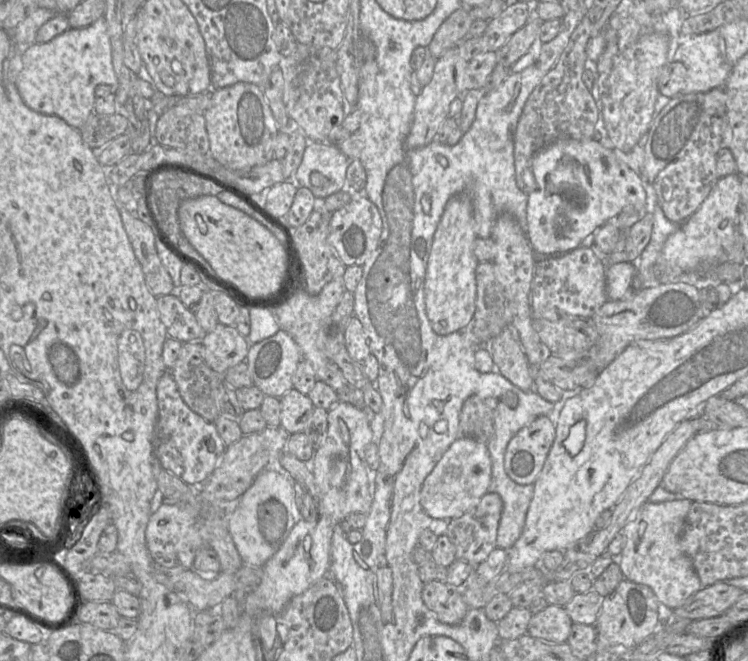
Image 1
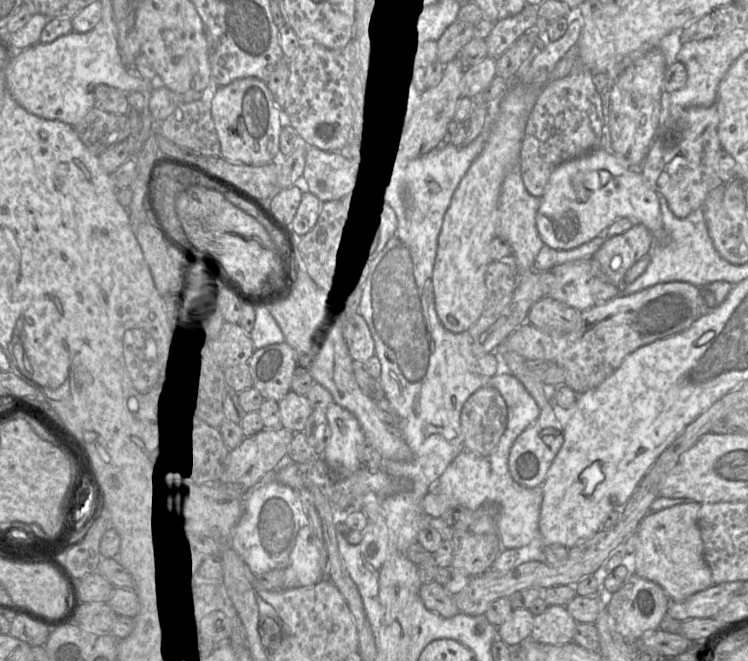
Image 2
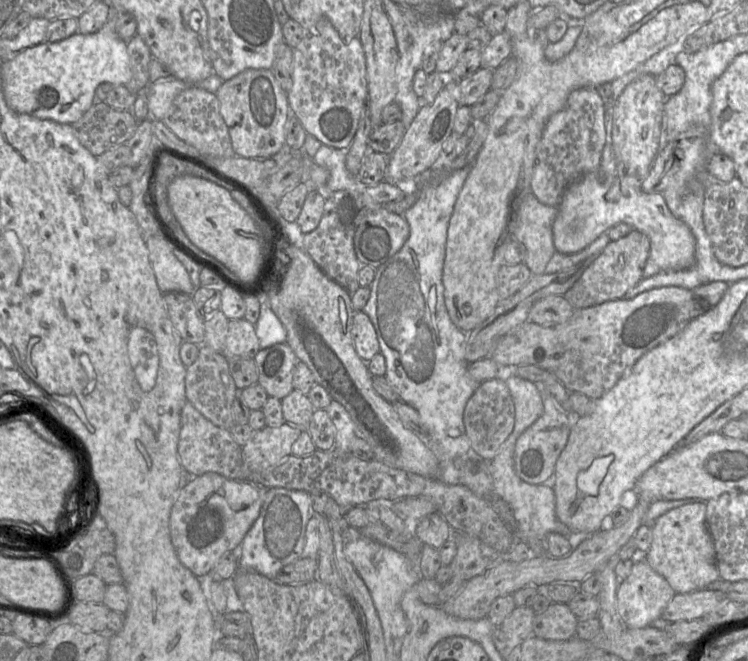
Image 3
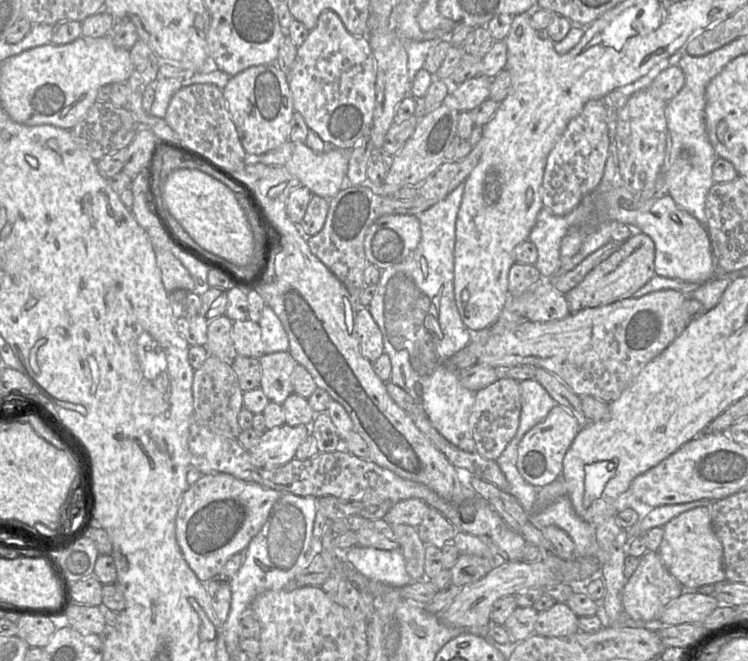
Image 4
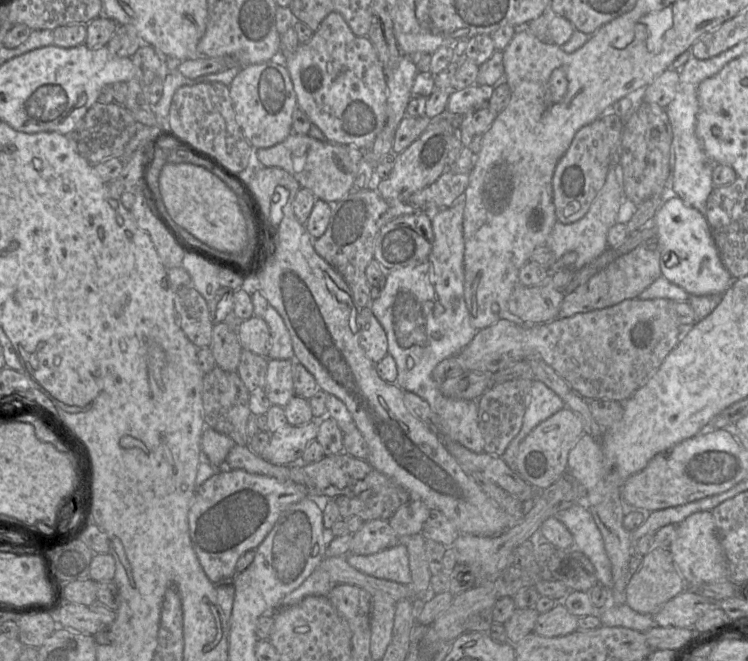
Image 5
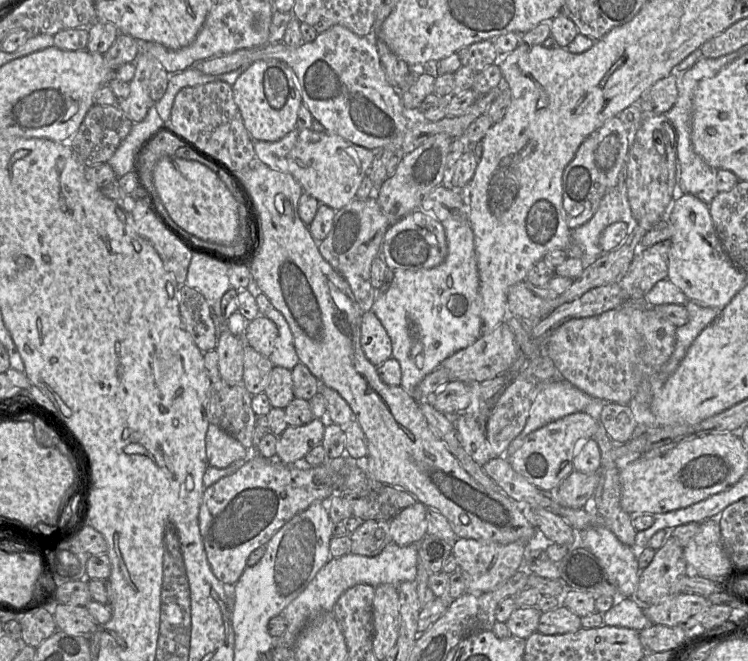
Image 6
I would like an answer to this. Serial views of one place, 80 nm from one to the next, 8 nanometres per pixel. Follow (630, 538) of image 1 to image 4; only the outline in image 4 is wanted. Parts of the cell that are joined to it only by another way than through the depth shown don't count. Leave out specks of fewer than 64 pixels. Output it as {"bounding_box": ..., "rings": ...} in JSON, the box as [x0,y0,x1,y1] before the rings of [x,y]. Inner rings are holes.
{"bounding_box":[657,507,726,590],"rings":[[[697,507],[681,513],[666,523],[663,531],[657,552],[663,565],[684,590],[696,590],[704,585],[726,581],[723,546],[714,532],[710,507]]]}

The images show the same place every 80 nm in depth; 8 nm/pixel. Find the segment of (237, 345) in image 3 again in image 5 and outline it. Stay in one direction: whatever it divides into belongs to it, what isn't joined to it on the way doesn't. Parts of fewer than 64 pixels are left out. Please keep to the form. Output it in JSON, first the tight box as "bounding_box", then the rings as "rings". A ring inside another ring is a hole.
{"bounding_box":[237,316,271,358],"rings":[[[252,316],[243,320],[237,329],[237,336],[244,350],[267,358],[271,337],[269,327],[262,317]]]}

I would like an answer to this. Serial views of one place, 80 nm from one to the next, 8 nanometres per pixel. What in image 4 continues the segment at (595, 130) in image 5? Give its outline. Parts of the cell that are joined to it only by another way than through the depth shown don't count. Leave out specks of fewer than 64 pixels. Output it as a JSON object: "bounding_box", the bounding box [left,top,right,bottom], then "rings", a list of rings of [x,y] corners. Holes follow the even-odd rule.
{"bounding_box":[542,99,608,216],"rings":[[[601,99],[590,100],[582,112],[569,121],[547,157],[542,180],[543,206],[563,216],[572,212],[584,197],[593,194],[603,177],[608,149],[607,108]]]}

